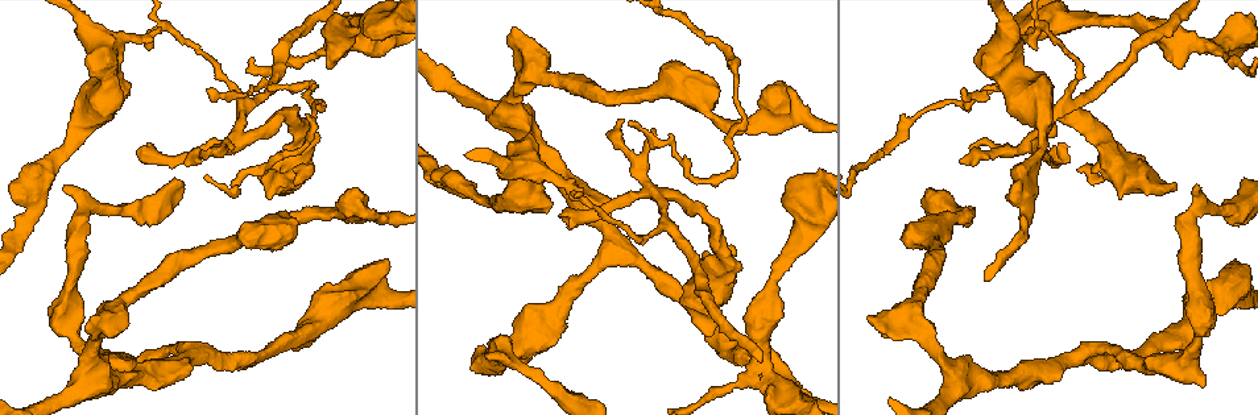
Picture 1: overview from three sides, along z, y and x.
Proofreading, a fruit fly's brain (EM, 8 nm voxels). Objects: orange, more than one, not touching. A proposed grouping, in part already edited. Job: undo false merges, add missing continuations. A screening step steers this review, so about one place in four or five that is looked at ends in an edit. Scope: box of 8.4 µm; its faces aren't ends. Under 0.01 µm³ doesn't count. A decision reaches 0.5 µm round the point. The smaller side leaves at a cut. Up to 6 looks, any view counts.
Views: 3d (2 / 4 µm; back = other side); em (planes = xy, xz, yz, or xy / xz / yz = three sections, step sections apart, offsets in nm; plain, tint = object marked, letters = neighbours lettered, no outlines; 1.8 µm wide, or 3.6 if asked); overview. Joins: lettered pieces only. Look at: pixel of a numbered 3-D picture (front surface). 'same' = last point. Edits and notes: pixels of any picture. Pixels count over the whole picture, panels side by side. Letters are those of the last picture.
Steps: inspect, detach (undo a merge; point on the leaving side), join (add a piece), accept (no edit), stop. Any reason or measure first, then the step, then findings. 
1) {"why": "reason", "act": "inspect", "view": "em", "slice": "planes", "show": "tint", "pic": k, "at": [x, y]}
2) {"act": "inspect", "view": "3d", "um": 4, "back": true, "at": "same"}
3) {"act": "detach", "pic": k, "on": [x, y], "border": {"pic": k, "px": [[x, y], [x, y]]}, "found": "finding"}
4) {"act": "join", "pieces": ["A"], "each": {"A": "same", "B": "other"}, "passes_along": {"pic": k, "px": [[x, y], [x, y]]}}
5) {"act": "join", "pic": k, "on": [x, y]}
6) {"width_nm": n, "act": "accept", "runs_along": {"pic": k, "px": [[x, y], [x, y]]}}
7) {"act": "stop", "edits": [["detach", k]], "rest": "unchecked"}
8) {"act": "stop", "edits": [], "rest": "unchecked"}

{"why": "branch point", "act": "inspect", "view": "3d", "um": 4, "pic": 1, "at": [778, 105]}

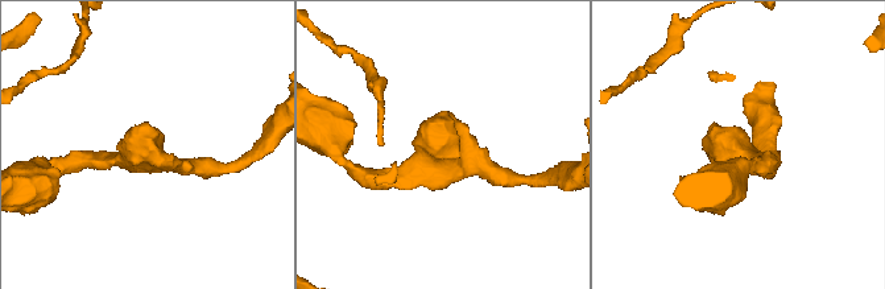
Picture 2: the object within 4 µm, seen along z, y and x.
{"why": "need the tissue", "act": "inspect", "view": "em", "slice": "yz", "step": 8, "show": "tint", "pic": 2, "at": [443, 145]}

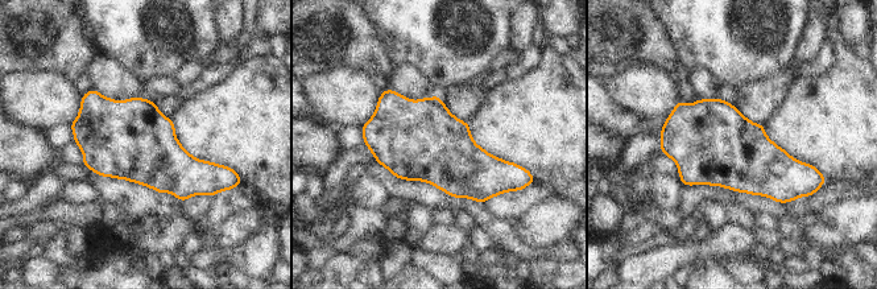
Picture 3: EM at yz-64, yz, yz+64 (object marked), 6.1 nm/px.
{"act": "inspect", "view": "em", "slice": "planes", "show": "letters", "at": "same"}

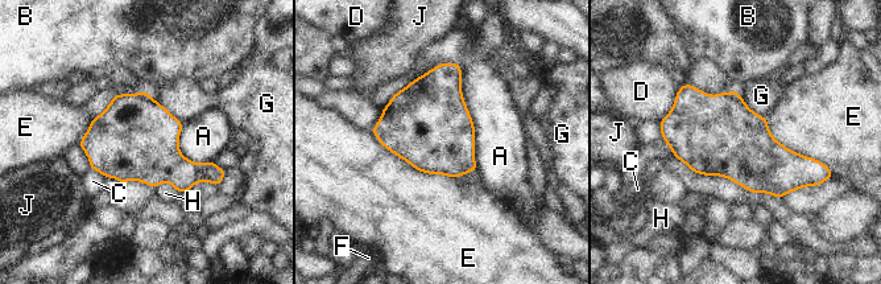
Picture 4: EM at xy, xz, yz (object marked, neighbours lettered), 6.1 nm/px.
{"act": "accept", "each": {"A": "other", "B": "other", "C": "other", "D": "other", "E": "other", "F": "other", "G": "other", "H": "other", "J": "other"}, "border": {"pic": 4, "px": [[143, 89], [183, 123]]}, "found": "one neuron here"}

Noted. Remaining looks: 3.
{"act": "inspect", "view": "em", "slice": "planes", "show": "plain", "pic": 1, "at": [244, 136]}

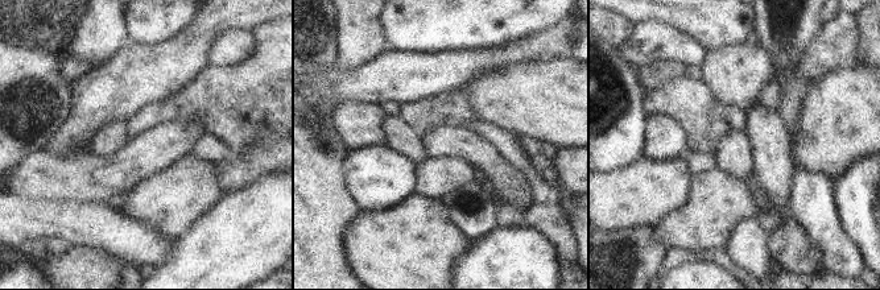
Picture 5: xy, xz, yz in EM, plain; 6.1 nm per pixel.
{"act": "inspect", "view": "em", "slice": "planes", "show": "tint", "at": "same"}

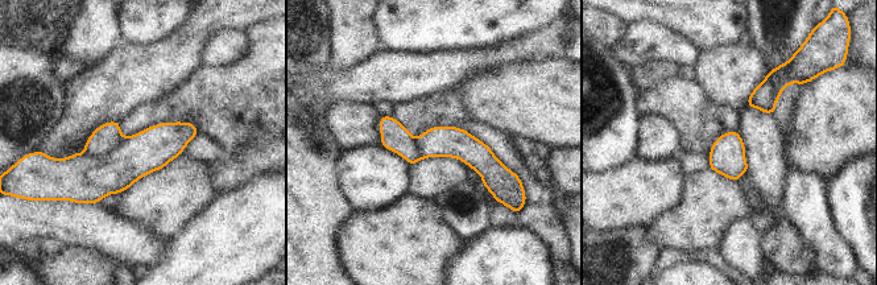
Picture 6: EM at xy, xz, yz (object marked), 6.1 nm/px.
{"why": "see the neighbours", "act": "inspect", "view": "em", "slice": "planes", "show": "letters", "at": "same"}

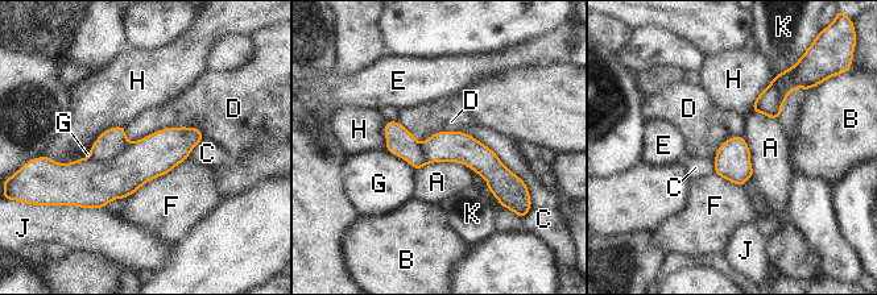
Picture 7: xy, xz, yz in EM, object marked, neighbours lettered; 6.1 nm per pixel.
{"width_nm": 190, "act": "detach", "pic": 7, "on": [86, 183], "each": {"A": "other", "B": "other", "C": "other", "D": "other", "E": "other", "F": "other", "G": "other", "H": "other", "J": "other", "K": "other"}, "border": {"pic": 7, "px": [[132, 142], [111, 160], [90, 158]]}, "found": "a second neuron is stuck on"}

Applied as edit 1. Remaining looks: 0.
{"act": "stop", "edits": [["detach", 7]], "rest": "unchecked"}

